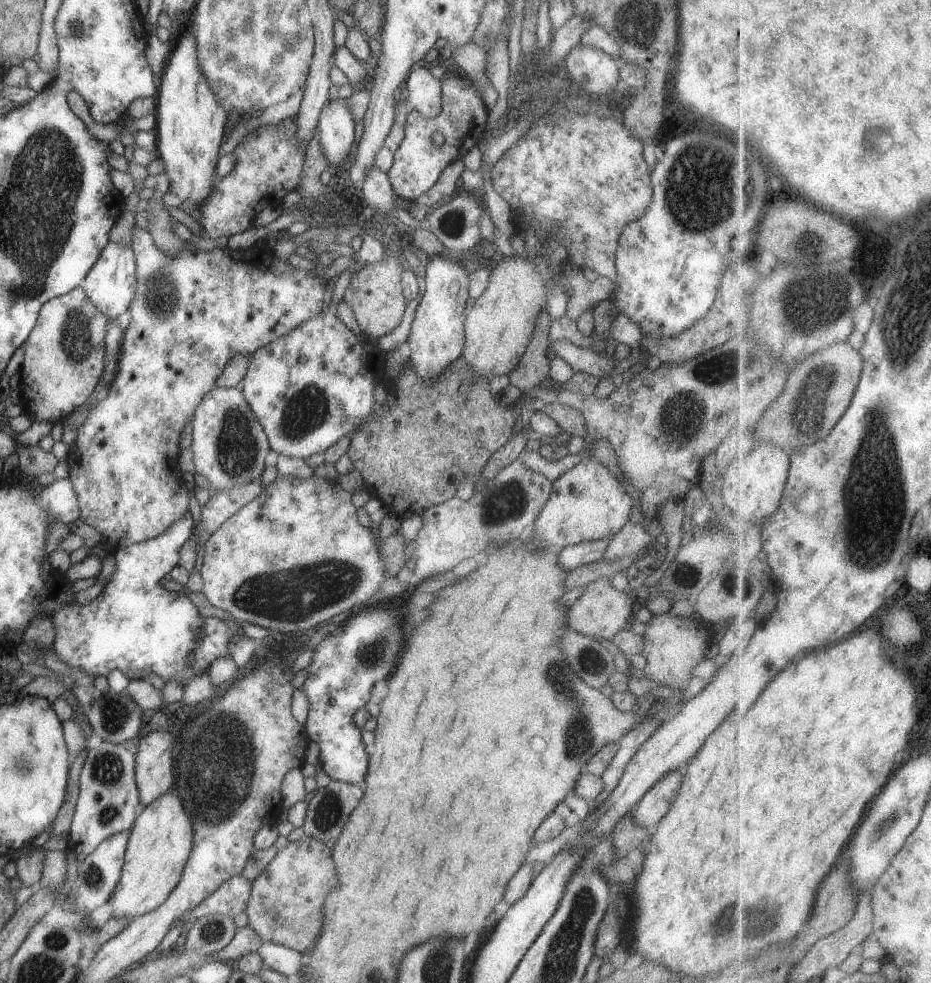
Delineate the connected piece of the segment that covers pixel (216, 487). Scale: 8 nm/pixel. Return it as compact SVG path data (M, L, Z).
M214 387L205 394L191 420L193 464L195 472L211 483L210 492L229 489L260 478L265 469L269 440L246 402L240 387Z

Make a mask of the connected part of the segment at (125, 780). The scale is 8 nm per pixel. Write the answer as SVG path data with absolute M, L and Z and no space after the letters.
M92 737L87 744L87 757L79 778L79 797L69 828L70 840L68 840L68 850L74 851L80 858L89 855L104 839L131 829L141 809L139 790L135 781L135 755L128 751L124 744L115 745L100 738Z

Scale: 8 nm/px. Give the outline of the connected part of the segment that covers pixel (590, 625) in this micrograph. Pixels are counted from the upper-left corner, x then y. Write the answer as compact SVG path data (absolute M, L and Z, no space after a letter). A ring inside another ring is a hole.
M598 579L587 584L585 593L567 610L567 624L573 631L592 639L611 640L622 629L631 628L635 600L629 590L618 591L609 580Z

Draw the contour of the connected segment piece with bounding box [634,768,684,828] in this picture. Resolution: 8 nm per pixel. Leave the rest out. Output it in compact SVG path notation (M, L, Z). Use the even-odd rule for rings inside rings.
M684 770L670 771L656 781L636 804L635 821L644 828L657 822L670 810L683 783Z

